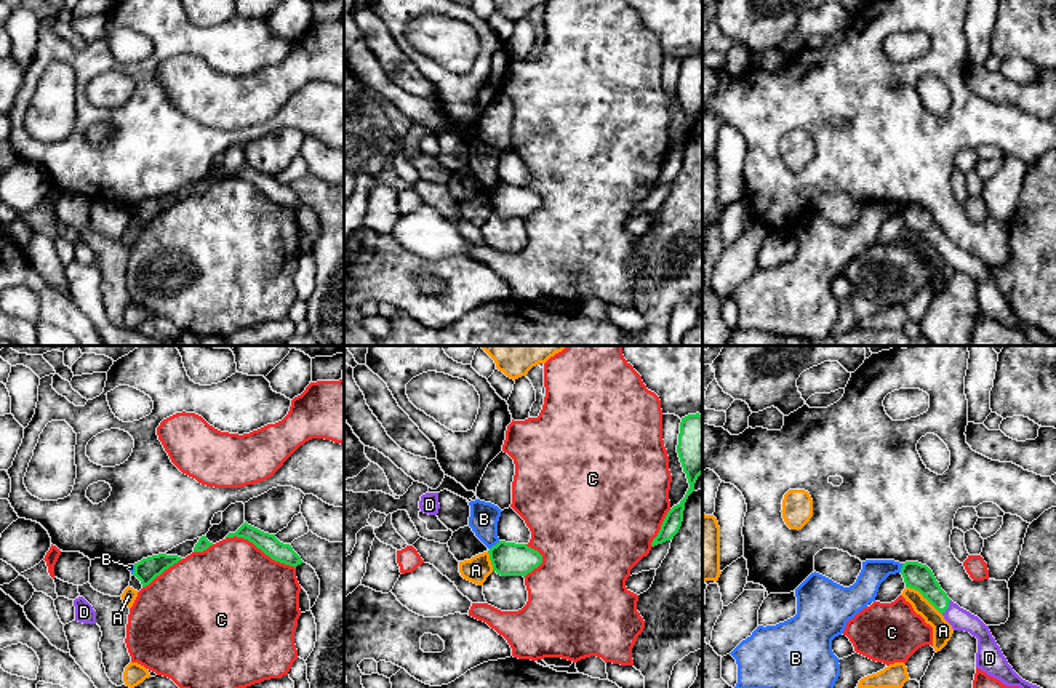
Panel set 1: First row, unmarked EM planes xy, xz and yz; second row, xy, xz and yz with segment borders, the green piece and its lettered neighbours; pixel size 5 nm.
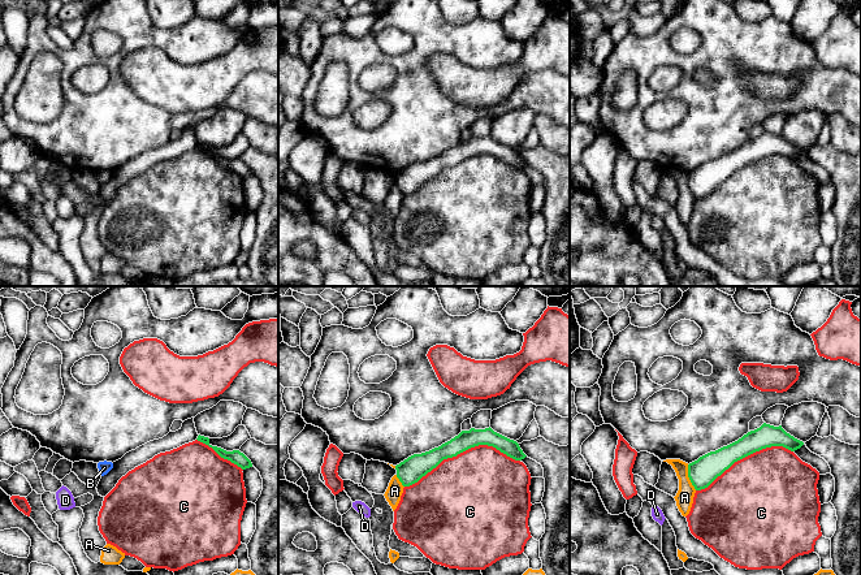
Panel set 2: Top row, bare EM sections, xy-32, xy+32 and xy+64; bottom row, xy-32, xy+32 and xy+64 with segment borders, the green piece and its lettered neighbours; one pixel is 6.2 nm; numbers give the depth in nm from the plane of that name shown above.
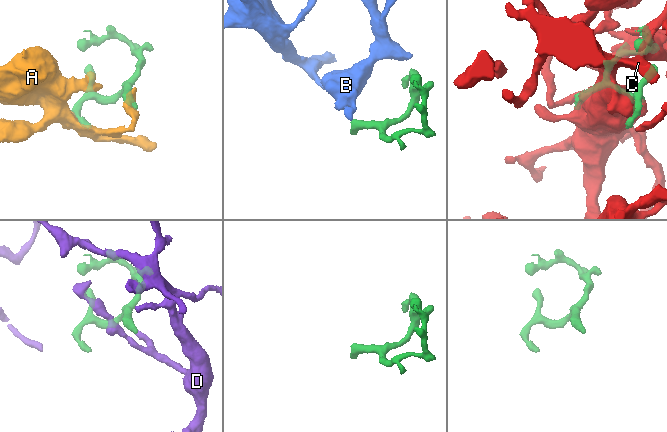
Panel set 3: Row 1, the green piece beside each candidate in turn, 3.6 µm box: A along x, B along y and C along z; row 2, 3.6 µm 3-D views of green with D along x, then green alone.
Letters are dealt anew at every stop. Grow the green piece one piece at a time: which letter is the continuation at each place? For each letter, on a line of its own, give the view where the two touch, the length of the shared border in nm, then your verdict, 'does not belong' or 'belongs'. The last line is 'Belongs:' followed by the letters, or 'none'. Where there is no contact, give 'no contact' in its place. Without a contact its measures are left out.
A: yz | 240 nm | does not belong
B: xz | 70 nm | does not belong
C: xy | 380 nm | does not belong
D: yz | 90 nm | belongs
Belongs: D

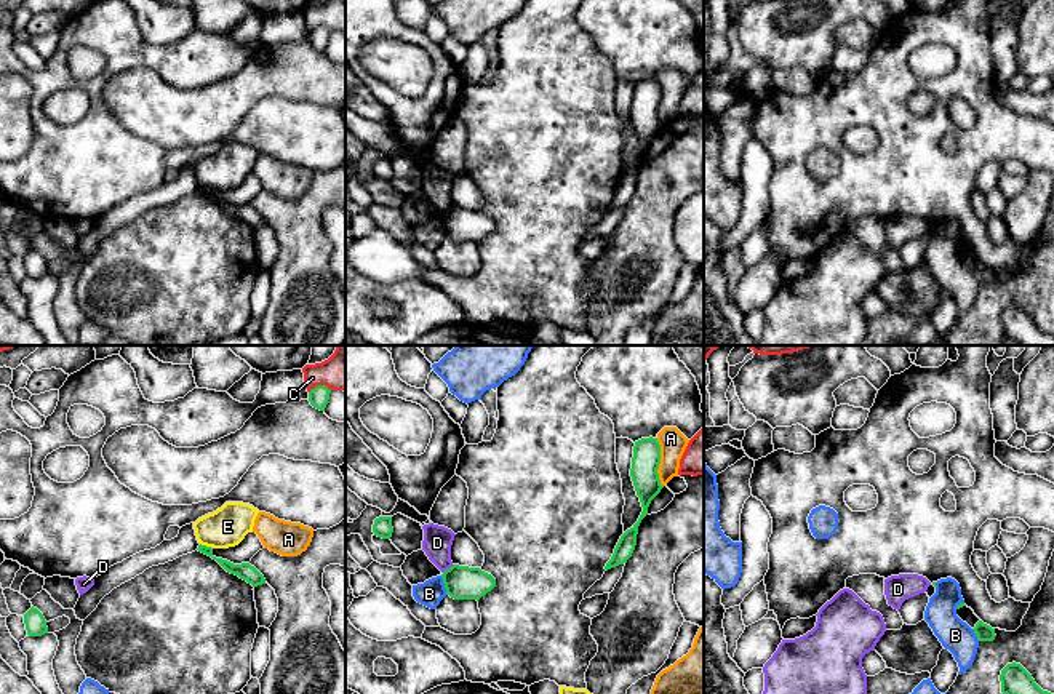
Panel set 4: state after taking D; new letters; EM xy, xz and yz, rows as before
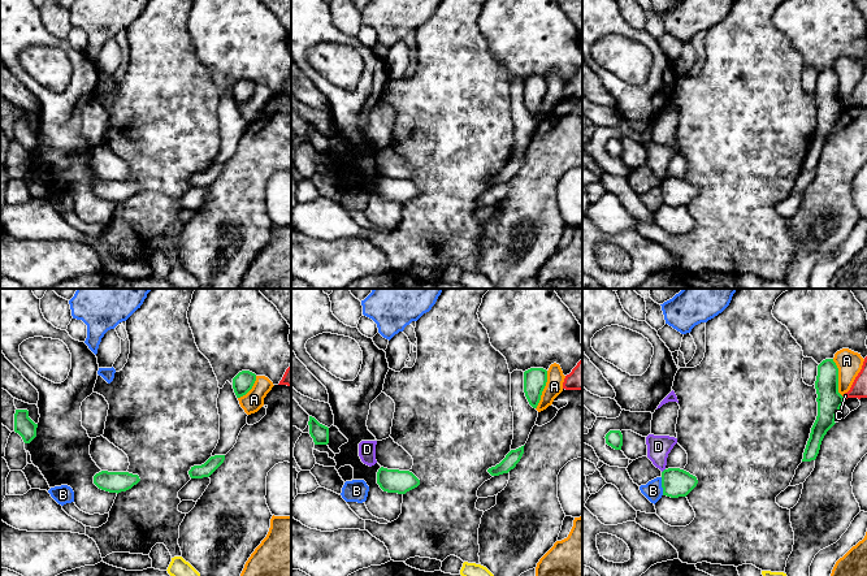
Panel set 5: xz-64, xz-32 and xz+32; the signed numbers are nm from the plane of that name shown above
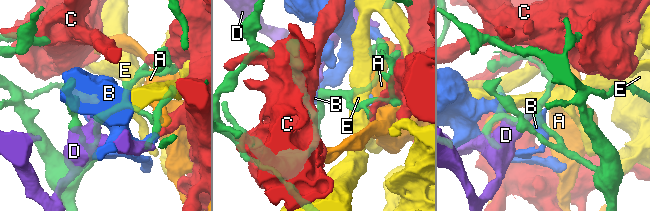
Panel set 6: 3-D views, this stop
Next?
A: xz | 260 nm | does not belong
B: xz | 100 nm | does not belong
C: xy | 110 nm | does not belong
D: xz | 70 nm | does not belong
E: xy | 60 nm | does not belong
Belongs: none

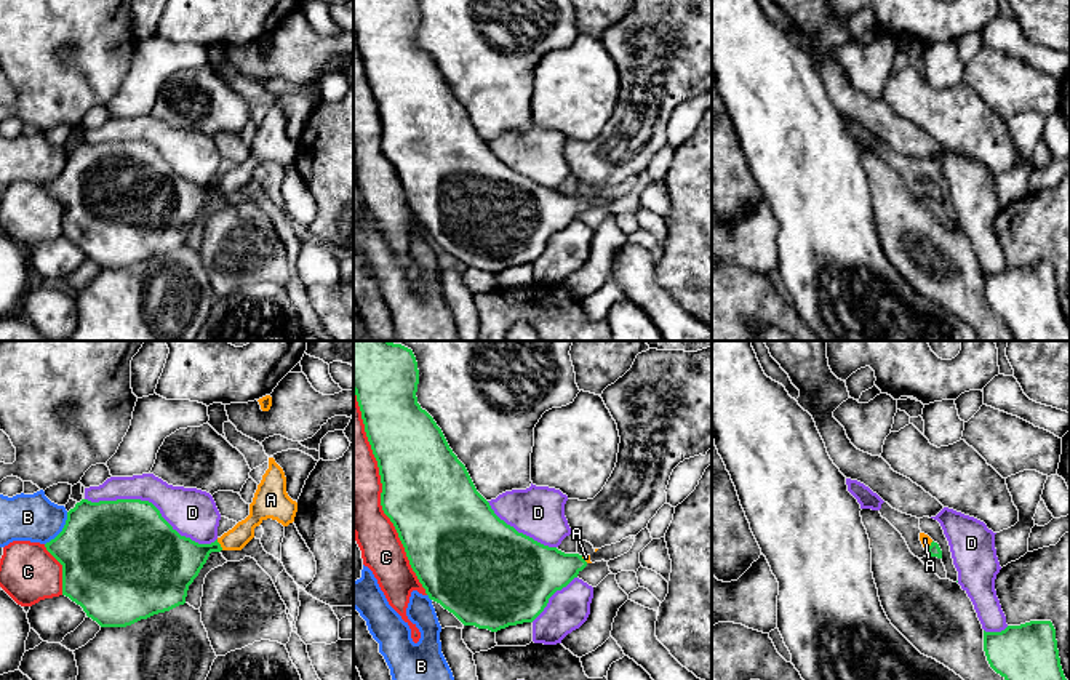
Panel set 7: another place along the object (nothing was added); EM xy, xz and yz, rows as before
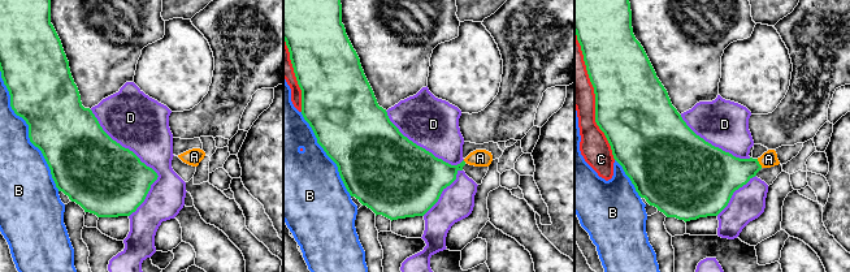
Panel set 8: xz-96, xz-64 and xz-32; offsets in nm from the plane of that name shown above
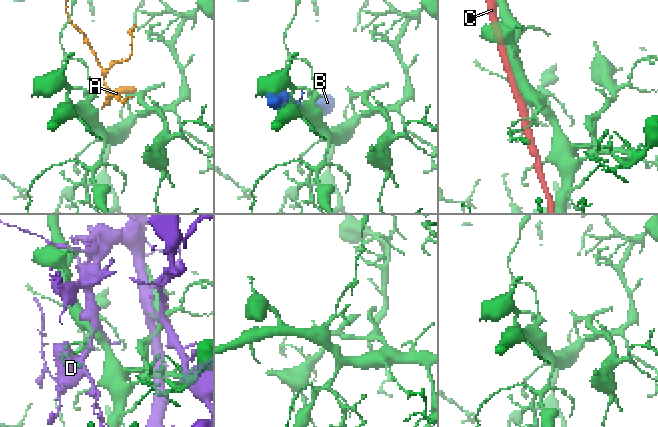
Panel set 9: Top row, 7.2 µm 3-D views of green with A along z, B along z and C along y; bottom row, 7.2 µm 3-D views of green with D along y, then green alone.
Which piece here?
A: xy | 70 nm | belongs
B: xy | 200 nm | does not belong
C: xz | 1100 nm | does not belong
D: xy | 700 nm | does not belong
Belongs: A

